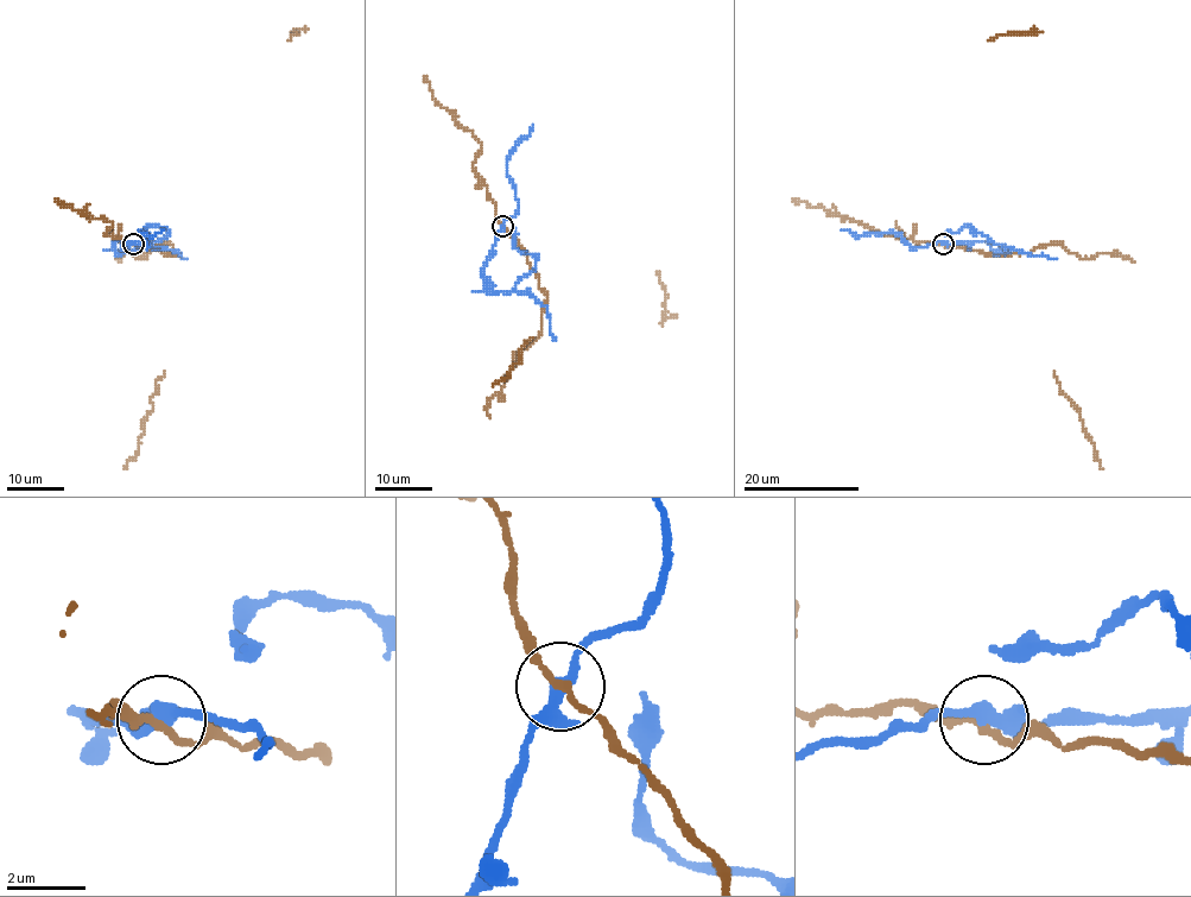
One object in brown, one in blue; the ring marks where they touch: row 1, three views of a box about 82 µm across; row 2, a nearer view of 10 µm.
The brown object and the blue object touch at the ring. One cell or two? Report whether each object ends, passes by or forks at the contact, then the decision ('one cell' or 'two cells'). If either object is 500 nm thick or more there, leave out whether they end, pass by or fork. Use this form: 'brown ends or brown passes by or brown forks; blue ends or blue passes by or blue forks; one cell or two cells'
brown passes by; blue forks; two cells

